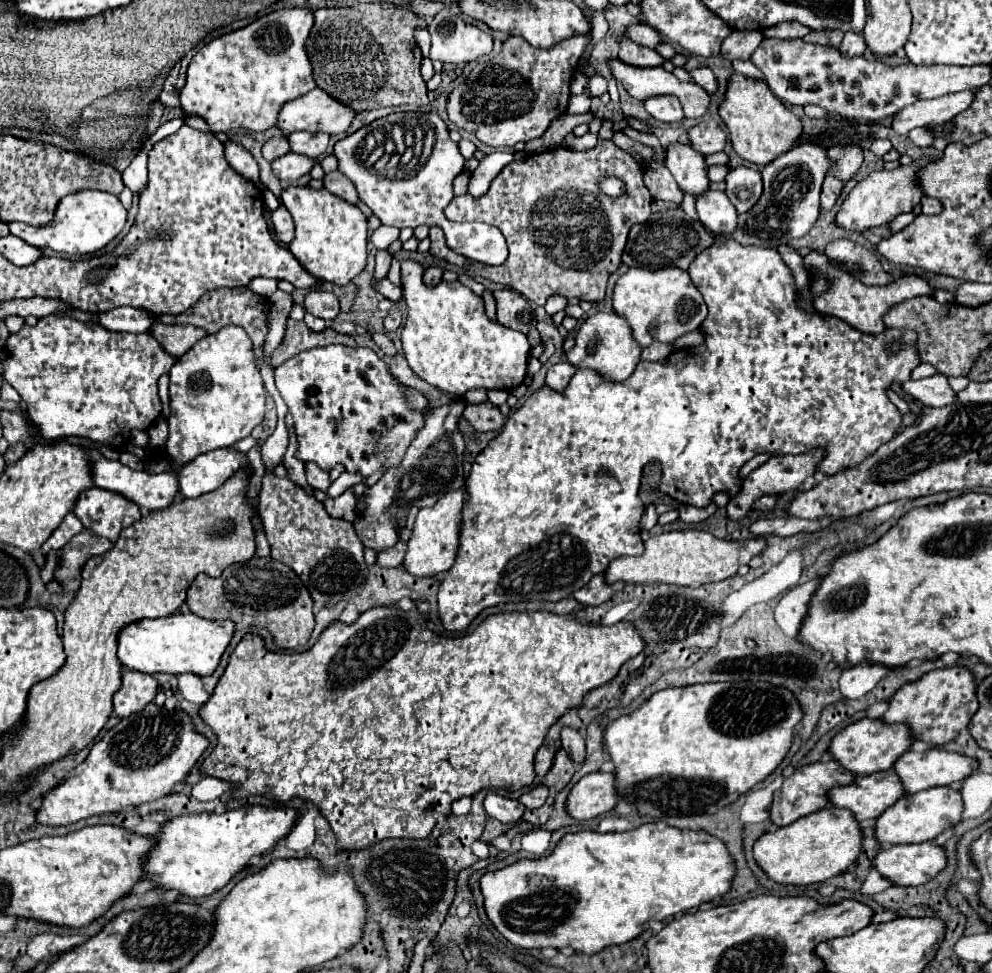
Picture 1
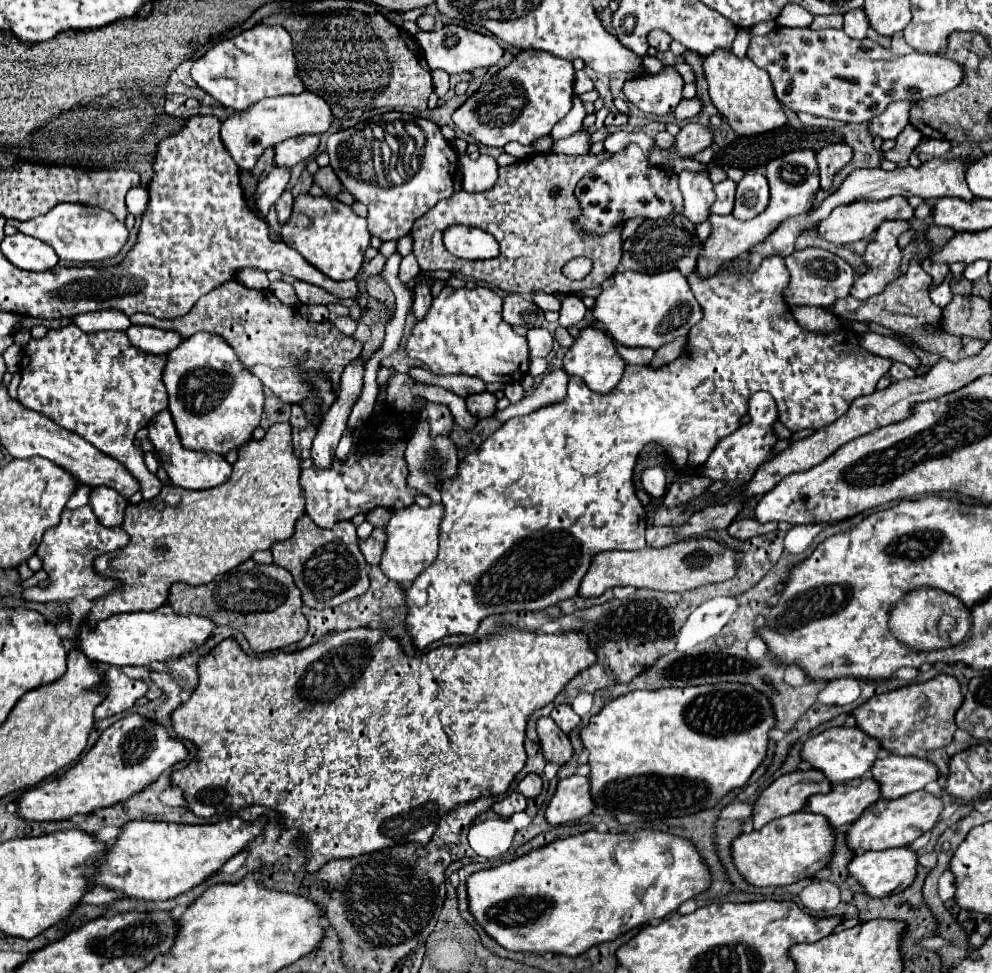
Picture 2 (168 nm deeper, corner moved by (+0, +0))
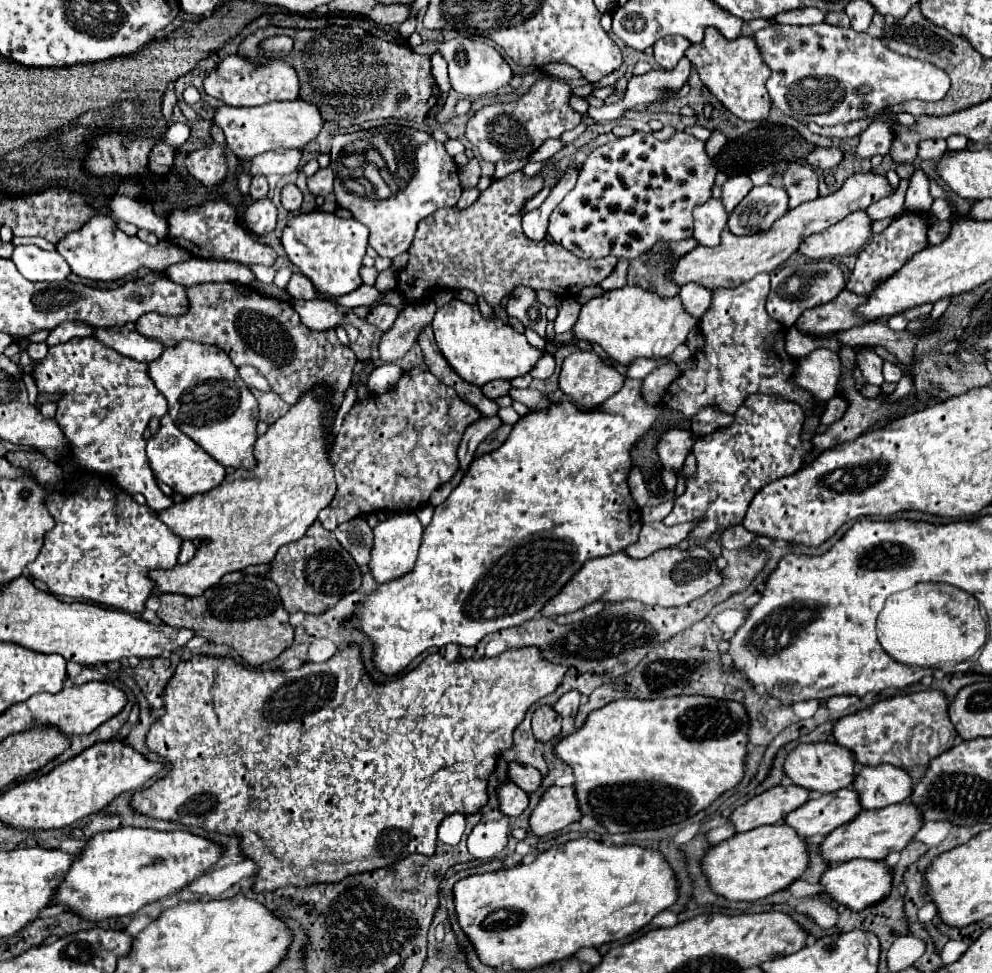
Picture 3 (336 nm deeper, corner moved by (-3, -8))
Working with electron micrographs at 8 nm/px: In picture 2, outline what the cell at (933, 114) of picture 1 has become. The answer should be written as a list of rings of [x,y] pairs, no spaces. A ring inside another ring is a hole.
[[[902,100],[896,104],[890,104],[882,114],[870,120],[870,132],[880,138],[896,138],[908,124],[910,124],[910,108],[916,102]]]

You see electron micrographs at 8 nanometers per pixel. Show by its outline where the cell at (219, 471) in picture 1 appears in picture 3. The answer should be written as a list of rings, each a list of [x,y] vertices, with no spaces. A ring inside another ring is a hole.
[[[165,414],[161,418],[159,430],[147,440],[147,458],[149,458],[149,466],[153,468],[155,478],[159,482],[165,482],[167,486],[171,486],[177,494],[183,494],[185,498],[195,496],[195,494],[205,494],[205,492],[213,490],[225,478],[225,468],[221,464],[217,464],[217,460],[213,460],[189,436],[181,434],[175,428],[169,414]]]

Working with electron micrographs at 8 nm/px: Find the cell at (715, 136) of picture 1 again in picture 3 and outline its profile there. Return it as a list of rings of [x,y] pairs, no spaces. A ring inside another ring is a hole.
[[[635,132],[595,148],[577,178],[575,188],[555,206],[549,216],[549,236],[581,258],[617,256],[633,260],[649,252],[655,244],[681,242],[693,236],[693,208],[711,198],[717,168],[705,152],[705,142],[687,132],[675,132],[667,142],[659,142],[649,132]]]

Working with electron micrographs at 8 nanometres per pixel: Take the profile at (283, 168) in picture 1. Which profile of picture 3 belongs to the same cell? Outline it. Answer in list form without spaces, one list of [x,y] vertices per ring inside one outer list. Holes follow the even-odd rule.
[[[269,198],[253,202],[253,206],[249,206],[245,212],[245,226],[257,236],[273,232],[275,222],[277,222],[277,208]]]

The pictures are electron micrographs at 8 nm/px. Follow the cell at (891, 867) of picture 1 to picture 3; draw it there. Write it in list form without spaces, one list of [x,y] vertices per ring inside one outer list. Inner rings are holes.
[[[849,860],[839,866],[831,866],[823,872],[819,884],[823,886],[823,894],[827,894],[831,900],[843,904],[849,910],[861,910],[869,904],[877,904],[877,900],[883,900],[891,888],[891,870],[883,862],[873,860]]]

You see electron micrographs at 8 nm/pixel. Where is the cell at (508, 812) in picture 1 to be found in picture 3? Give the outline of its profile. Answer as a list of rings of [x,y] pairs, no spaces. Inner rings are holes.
[[[505,780],[503,784],[497,786],[497,796],[499,796],[499,808],[505,816],[519,816],[529,804],[527,792],[521,790],[517,784],[513,784],[511,780]]]

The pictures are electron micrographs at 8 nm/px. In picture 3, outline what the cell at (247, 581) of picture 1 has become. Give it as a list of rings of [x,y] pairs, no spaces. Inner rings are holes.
[[[231,572],[201,596],[187,598],[183,594],[165,592],[159,596],[159,602],[157,616],[163,624],[171,628],[189,628],[195,636],[203,636],[211,644],[233,646],[251,666],[261,666],[277,658],[293,642],[293,626],[289,624],[289,614],[281,604],[273,580]]]

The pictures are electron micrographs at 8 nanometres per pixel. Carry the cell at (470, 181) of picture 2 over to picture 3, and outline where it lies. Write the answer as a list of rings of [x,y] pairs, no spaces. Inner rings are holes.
[[[469,188],[469,190],[463,190],[463,194],[461,194],[459,202],[457,202],[457,208],[459,208],[459,210],[463,210],[463,208],[471,206],[471,204],[473,204],[477,198],[479,198],[479,190],[477,190],[477,188]]]

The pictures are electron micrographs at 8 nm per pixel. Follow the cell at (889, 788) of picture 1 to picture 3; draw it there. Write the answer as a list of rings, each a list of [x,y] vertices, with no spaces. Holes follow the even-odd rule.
[[[841,788],[837,792],[809,798],[803,806],[789,812],[783,822],[791,826],[801,838],[815,834],[827,836],[837,826],[853,820],[859,812],[861,806],[857,792],[853,792],[853,788]]]

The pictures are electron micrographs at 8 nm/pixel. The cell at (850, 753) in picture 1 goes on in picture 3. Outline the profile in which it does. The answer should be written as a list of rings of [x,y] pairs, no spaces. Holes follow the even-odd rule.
[[[819,742],[819,744],[799,744],[797,748],[793,748],[783,764],[783,772],[785,776],[795,784],[801,786],[809,792],[835,792],[841,788],[847,788],[853,778],[855,778],[855,760],[853,754],[847,748],[841,748],[837,744],[827,744],[827,742]]]

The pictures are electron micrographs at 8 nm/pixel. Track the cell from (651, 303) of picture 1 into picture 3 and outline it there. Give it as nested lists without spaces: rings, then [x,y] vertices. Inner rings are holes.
[[[623,286],[585,302],[571,332],[575,340],[599,344],[613,362],[629,366],[637,358],[659,360],[673,354],[695,324],[697,320],[683,310],[677,296],[661,298],[639,286]]]

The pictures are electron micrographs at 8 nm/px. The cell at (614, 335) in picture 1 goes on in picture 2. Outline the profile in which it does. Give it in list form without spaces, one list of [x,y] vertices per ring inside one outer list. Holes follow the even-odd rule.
[[[584,326],[564,356],[564,370],[570,376],[580,376],[590,390],[600,394],[610,392],[622,380],[624,368],[626,368],[626,362],[618,354],[612,336],[604,328],[596,328],[596,326]]]

